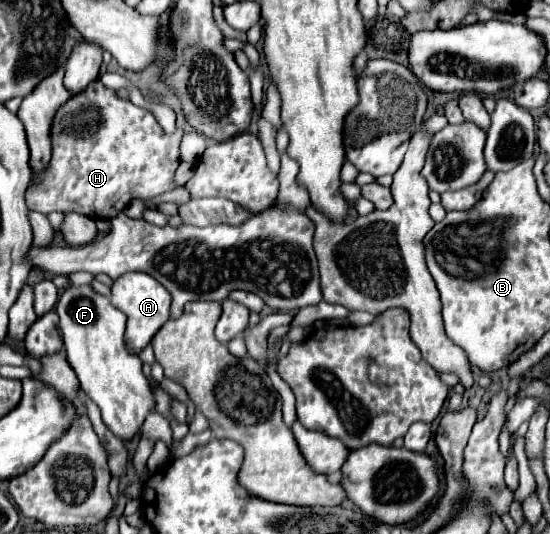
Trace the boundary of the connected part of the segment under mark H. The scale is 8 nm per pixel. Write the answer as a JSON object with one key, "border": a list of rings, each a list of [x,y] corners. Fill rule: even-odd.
{"border":[[[94,80],[88,84],[86,92],[72,96],[58,110],[58,116],[52,124],[52,160],[38,180],[32,178],[32,184],[26,192],[26,204],[30,210],[42,214],[60,210],[94,218],[114,218],[136,198],[150,200],[178,188],[174,182],[174,172],[180,164],[180,138],[182,134],[178,130],[168,136],[152,112],[134,106],[128,100],[120,100],[114,90],[108,90],[100,80]]]}

